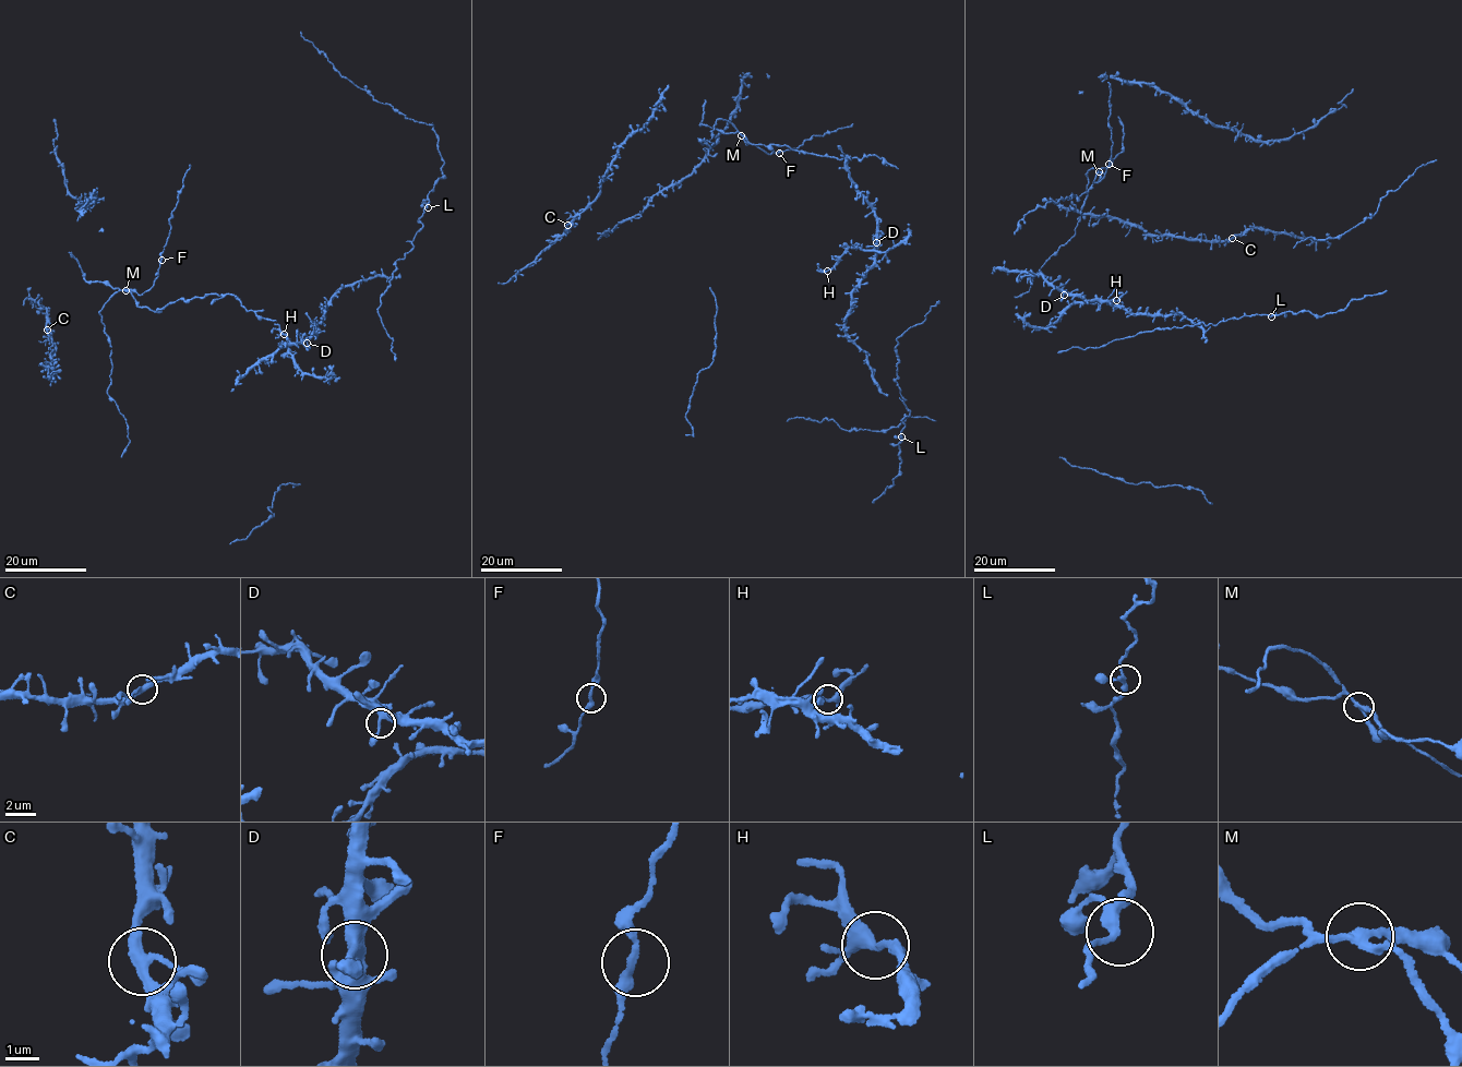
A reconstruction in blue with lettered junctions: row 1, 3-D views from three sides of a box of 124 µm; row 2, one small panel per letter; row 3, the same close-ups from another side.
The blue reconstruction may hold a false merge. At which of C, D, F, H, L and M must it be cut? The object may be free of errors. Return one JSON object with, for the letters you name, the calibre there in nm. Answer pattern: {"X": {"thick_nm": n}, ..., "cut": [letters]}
{"M": {"thick_nm": 200}, "cut": ["M"]}

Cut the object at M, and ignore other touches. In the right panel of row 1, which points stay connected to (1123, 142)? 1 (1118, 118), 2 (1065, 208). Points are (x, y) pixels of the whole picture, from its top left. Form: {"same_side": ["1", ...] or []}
{"same_side": ["1"]}

